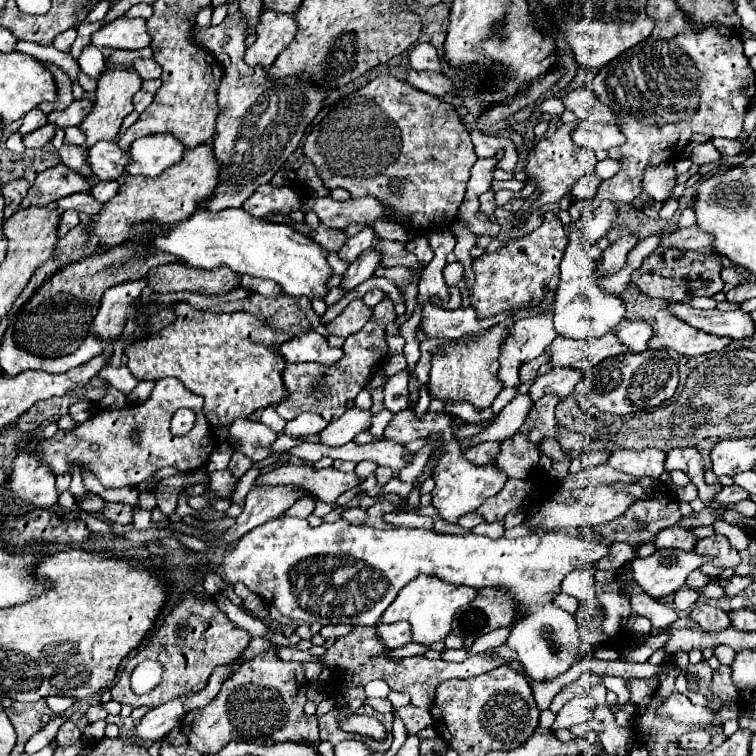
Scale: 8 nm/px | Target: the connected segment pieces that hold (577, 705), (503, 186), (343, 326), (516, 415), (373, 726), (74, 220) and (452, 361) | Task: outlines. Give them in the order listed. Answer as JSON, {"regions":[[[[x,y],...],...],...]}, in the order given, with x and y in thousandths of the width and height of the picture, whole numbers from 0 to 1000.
{"regions":[[[[767,921],[754,926],[751,931],[746,931],[746,937],[735,944],[735,955],[730,958],[730,968],[738,968],[741,963],[757,963],[762,958],[770,958],[775,952],[780,952],[780,944],[786,942],[788,929],[780,921]]],[[[651,238],[651,246],[648,249],[656,249],[656,254],[659,251],[677,251],[677,254],[685,254],[685,251],[690,251],[693,249],[693,243],[690,241],[685,241],[685,238],[672,238],[672,241],[661,241],[661,238]]],[[[466,397],[455,413],[450,418],[444,418],[439,426],[429,429],[429,434],[442,442],[442,444],[463,444],[468,439],[474,439],[484,426],[487,421],[492,418],[492,410],[487,405],[479,402],[479,397]]],[[[685,521],[651,558],[651,563],[640,571],[635,571],[624,578],[614,581],[611,590],[628,590],[643,583],[667,582],[667,577],[677,577],[677,571],[683,571],[696,550],[698,550],[698,540],[704,537],[704,532],[698,529],[696,521]]],[[[466,944],[460,950],[451,950],[448,959],[455,967],[484,971],[484,974],[492,974],[497,979],[505,979],[511,974],[508,960],[495,948],[481,944]]],[[[87,278],[82,283],[82,291],[79,291],[79,299],[77,299],[77,312],[85,312],[93,302],[98,302],[101,296],[106,296],[106,286],[101,278]]],[[[656,429],[646,437],[635,437],[630,442],[616,442],[603,450],[603,455],[585,455],[582,460],[587,468],[571,471],[571,487],[569,487],[569,521],[582,529],[619,529],[627,534],[627,540],[638,542],[651,537],[653,526],[659,524],[661,505],[659,505],[659,471],[664,463],[667,450],[672,447],[675,434],[667,429]]]]}

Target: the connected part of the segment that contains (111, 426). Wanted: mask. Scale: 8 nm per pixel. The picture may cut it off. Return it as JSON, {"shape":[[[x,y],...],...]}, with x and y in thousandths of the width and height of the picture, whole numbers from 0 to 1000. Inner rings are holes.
{"shape":[[[214,500],[206,505],[198,526],[188,534],[172,534],[161,542],[132,542],[124,545],[114,558],[103,561],[101,566],[85,571],[77,569],[71,579],[50,582],[50,579],[29,579],[21,593],[45,598],[56,611],[66,614],[71,627],[93,627],[93,611],[103,619],[116,619],[140,646],[161,646],[161,643],[183,643],[185,638],[196,635],[209,619],[230,616],[238,624],[254,624],[272,614],[278,598],[286,593],[286,579],[280,566],[267,545],[270,529],[251,519],[238,503],[233,500]],[[235,540],[251,540],[259,545],[257,566],[235,579],[225,574],[225,553]],[[175,569],[185,569],[185,587],[177,590],[172,582]],[[122,585],[140,585],[132,587],[127,598],[119,595]]]}

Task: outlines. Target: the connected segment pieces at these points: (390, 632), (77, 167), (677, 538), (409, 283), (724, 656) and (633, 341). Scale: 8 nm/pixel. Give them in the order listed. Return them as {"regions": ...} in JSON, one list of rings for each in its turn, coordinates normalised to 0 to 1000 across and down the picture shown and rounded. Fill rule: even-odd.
{"regions":[[[[540,823],[500,825],[497,836],[513,857],[529,857],[529,854],[537,854],[537,852],[545,849],[545,831],[542,831]]],[[[85,190],[77,201],[79,201],[82,214],[85,214],[93,225],[98,225],[101,230],[106,230],[106,233],[111,233],[111,235],[116,235],[116,238],[124,235],[122,228],[119,228],[119,222],[116,222],[116,217],[111,217],[111,201],[114,201],[114,196],[108,196],[108,193],[87,193],[87,190]]],[[[894,696],[894,698],[881,698],[878,704],[870,704],[865,720],[868,725],[897,725],[897,728],[905,728],[905,730],[915,730],[918,720],[921,720],[921,709],[910,706],[907,698],[902,696]]],[[[503,352],[497,360],[497,365],[511,365],[516,370],[524,373],[526,381],[532,381],[534,392],[540,392],[540,413],[545,415],[548,407],[550,407],[550,381],[553,381],[553,373],[550,373],[550,362],[542,357],[542,354],[532,354],[532,352],[521,352],[521,354],[508,354]]],[[[944,854],[944,868],[947,868],[952,878],[963,881],[971,873],[974,862],[968,857],[963,857],[963,854]]],[[[823,423],[815,434],[810,434],[810,442],[817,444],[833,466],[849,466],[857,460],[854,450],[862,444],[862,434],[849,423]]]]}

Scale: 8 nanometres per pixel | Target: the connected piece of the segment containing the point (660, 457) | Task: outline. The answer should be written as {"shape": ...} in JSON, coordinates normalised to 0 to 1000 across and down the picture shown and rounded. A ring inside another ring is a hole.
{"shape":[[[857,593],[849,598],[839,595],[812,595],[807,598],[802,616],[836,627],[836,630],[860,630],[860,632],[873,632],[878,624],[878,598],[870,593]]]}

